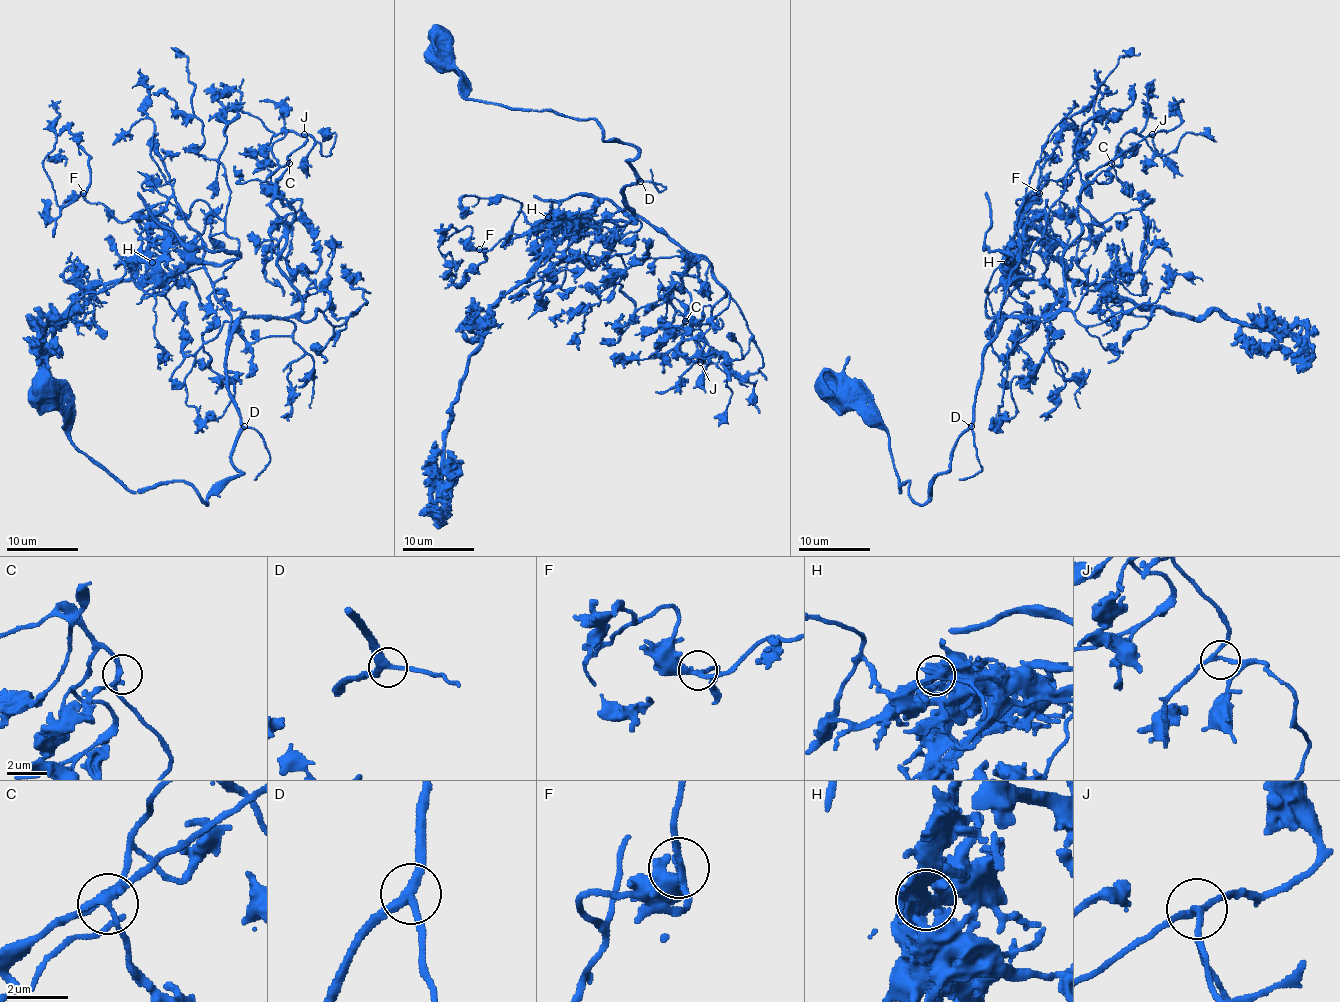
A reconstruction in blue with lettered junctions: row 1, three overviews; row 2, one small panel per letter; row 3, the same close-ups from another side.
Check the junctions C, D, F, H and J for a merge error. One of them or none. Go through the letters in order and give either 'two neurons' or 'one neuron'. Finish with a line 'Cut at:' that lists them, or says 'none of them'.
C: one neuron
D: one neuron
F: one neuron
H: two neurons
J: one neuron
Cut at: H

